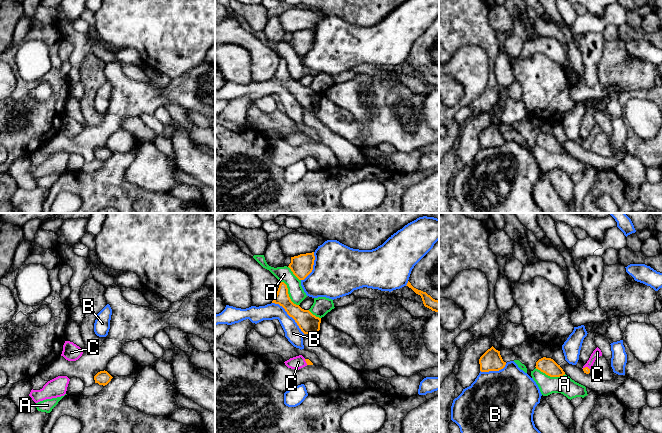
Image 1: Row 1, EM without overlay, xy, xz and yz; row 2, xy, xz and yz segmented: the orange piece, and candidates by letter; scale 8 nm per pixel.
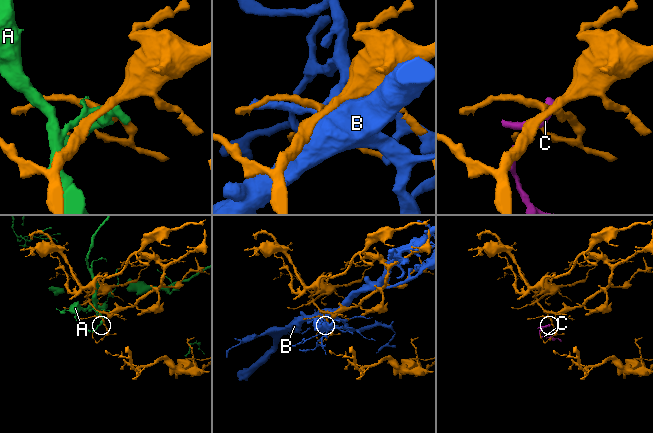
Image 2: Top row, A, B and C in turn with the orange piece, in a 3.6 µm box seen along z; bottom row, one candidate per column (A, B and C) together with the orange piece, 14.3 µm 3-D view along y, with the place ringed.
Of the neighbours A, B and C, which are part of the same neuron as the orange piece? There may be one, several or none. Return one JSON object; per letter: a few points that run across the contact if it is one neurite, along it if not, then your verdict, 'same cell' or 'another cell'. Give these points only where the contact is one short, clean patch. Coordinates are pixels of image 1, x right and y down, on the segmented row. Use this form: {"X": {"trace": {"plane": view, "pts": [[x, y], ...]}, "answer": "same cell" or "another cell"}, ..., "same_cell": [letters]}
{"A": {"answer": "another cell"}, "B": {"answer": "another cell"}, "C": {"trace": {"plane": "yz", "pts": [[586, 370], [586, 367], [597, 352]]}, "answer": "same cell"}, "same_cell": ["C"]}

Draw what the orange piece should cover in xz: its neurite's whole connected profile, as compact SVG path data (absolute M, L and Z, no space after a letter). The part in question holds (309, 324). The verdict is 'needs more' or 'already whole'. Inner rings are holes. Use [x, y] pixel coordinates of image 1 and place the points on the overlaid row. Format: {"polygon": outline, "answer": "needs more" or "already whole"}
{"polygon": "M281 282L272 303L282 306L287 314L292 317L301 331L314 338L317 337L320 330L321 318L313 315L309 310L302 309L299 305L294 304L288 294L287 285Z", "answer": "already whole"}

